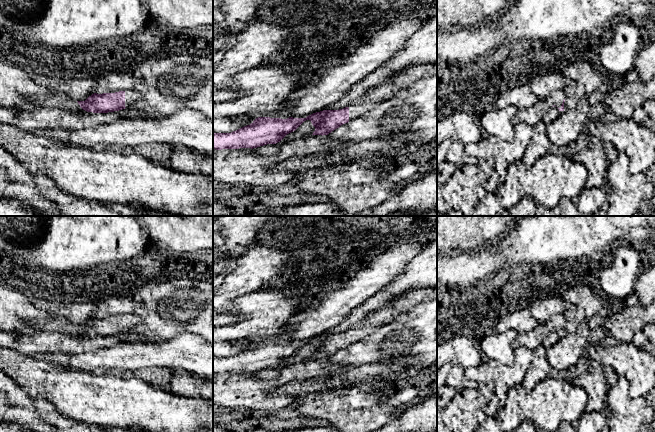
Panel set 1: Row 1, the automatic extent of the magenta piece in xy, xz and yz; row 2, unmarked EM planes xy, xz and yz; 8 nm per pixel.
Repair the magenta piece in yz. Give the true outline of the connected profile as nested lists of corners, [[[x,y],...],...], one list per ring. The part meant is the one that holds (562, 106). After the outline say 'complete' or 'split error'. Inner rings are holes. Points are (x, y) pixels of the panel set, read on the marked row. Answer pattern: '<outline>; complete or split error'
[[[563,90],[556,91],[547,98],[540,99],[533,107],[518,110],[513,116],[512,122],[514,125],[527,123],[530,126],[535,126],[551,107],[555,106],[559,111],[564,111],[565,98],[566,94]]]; split error

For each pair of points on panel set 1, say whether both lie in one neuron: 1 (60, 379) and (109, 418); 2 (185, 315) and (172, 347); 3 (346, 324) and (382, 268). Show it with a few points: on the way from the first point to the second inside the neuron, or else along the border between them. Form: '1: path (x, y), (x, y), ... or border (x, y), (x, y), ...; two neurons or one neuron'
1: path (72, 391), (75, 394), (89, 398), (97, 406); one neuron
2: border (201, 335), (181, 333), (167, 339), (154, 340); two neurons
3: border (377, 292), (356, 306), (341, 322); two neurons

